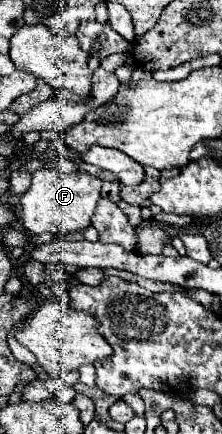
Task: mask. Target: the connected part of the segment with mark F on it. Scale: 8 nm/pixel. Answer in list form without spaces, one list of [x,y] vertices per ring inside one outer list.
[[[58,157],[54,162],[58,168],[42,168],[32,174],[32,184],[26,194],[20,196],[18,218],[26,232],[30,234],[70,234],[80,232],[90,226],[90,218],[100,200],[100,178],[86,172],[78,172],[77,164],[69,159]]]

